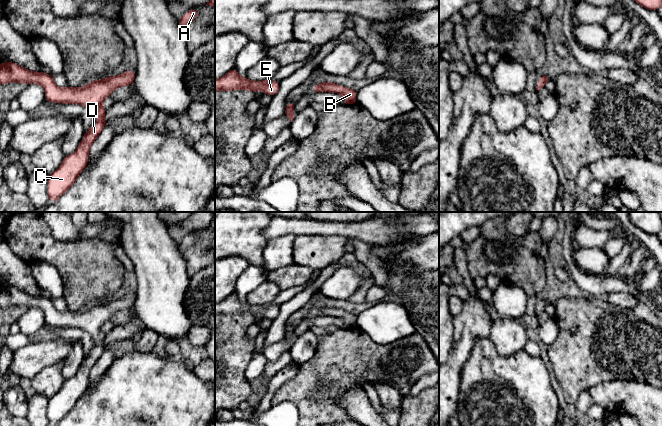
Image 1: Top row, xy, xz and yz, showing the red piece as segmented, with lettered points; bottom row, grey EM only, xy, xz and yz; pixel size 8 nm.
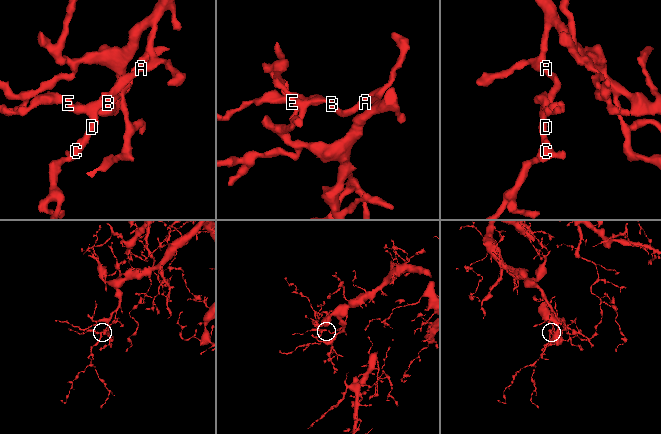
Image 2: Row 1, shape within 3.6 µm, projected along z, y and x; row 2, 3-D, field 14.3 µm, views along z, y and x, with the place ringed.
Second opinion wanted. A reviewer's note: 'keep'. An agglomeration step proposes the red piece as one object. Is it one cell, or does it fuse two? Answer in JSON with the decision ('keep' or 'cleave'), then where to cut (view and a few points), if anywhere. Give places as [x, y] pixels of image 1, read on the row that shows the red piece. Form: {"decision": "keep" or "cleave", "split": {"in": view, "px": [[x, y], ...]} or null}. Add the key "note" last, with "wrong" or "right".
{"decision": "keep", "split": null, "note": "right"}

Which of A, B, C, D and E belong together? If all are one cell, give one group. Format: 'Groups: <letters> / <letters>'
Groups: A B C D E

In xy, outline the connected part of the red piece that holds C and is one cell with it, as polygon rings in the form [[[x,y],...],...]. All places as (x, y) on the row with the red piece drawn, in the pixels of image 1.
[[[7,61],[0,64],[0,84],[11,82],[26,83],[27,85],[40,84],[45,90],[45,100],[48,102],[82,105],[91,112],[94,118],[77,150],[65,156],[62,164],[49,175],[47,195],[50,201],[55,202],[65,193],[86,167],[90,147],[106,125],[104,121],[106,109],[102,107],[102,101],[118,87],[130,85],[134,78],[135,72],[128,70],[115,77],[108,76],[103,80],[97,79],[88,82],[82,87],[60,88],[55,85],[51,74],[45,74],[42,71],[29,71],[22,66]]]

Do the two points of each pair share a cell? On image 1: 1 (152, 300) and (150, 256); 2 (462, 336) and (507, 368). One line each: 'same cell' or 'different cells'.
1: same cell
2: different cells

